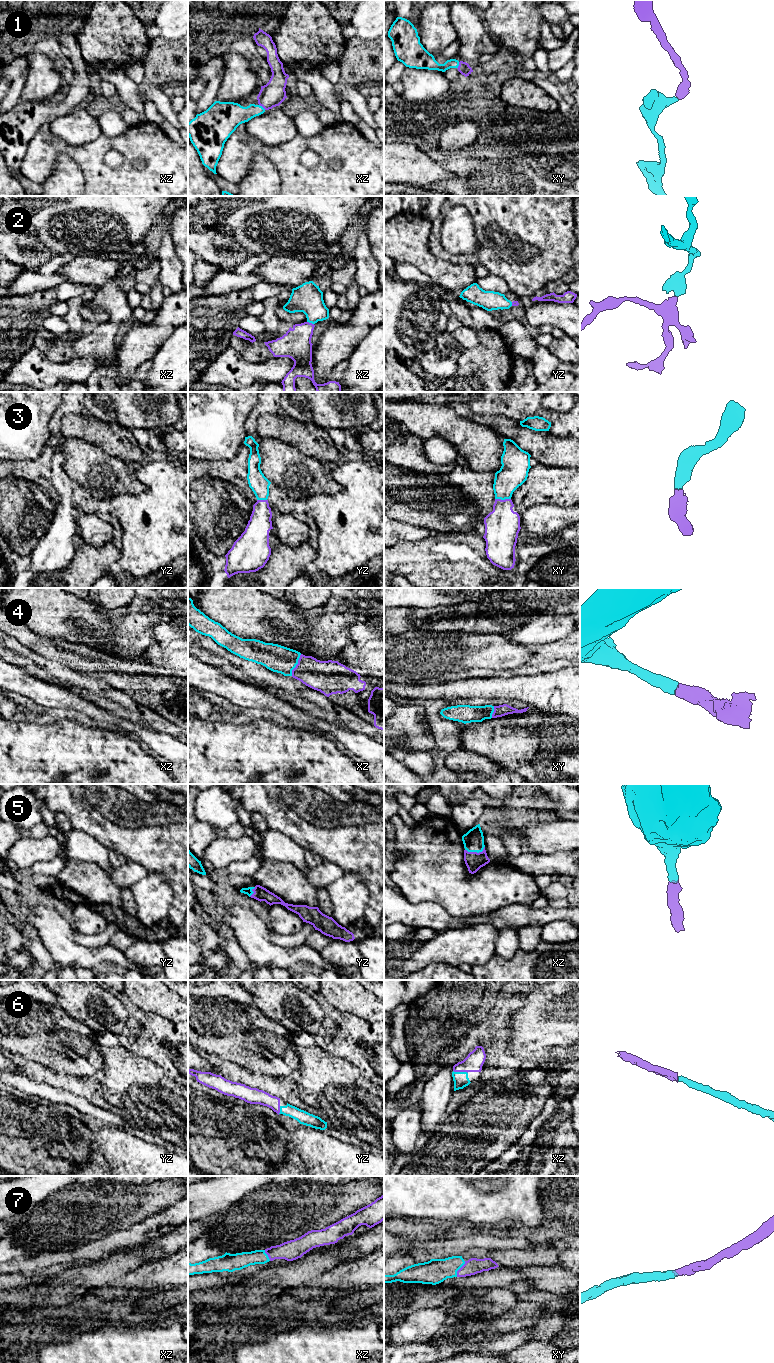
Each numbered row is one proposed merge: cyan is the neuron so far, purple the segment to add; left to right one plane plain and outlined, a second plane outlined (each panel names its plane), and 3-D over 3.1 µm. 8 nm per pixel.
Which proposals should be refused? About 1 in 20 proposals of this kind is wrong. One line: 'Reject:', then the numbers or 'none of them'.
Reject: none of them

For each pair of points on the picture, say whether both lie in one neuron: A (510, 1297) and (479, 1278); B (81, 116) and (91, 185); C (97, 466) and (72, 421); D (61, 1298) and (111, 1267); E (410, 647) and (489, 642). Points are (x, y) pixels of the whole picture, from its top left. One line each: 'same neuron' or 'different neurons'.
A: different neurons
B: different neurons
C: different neurons
D: same neuron
E: same neuron

